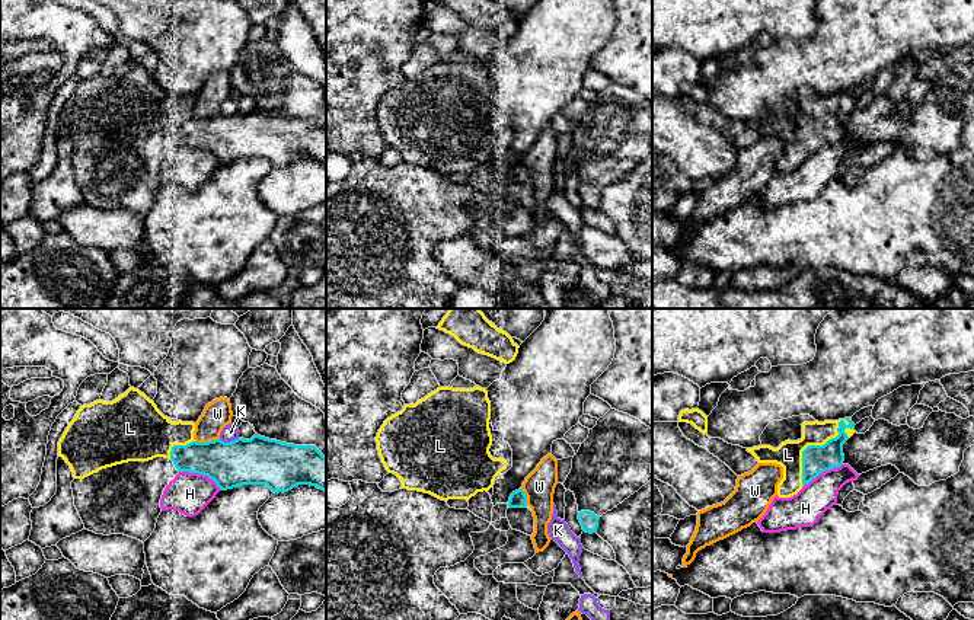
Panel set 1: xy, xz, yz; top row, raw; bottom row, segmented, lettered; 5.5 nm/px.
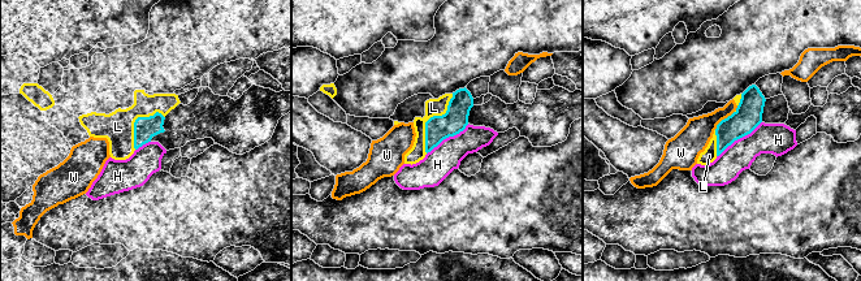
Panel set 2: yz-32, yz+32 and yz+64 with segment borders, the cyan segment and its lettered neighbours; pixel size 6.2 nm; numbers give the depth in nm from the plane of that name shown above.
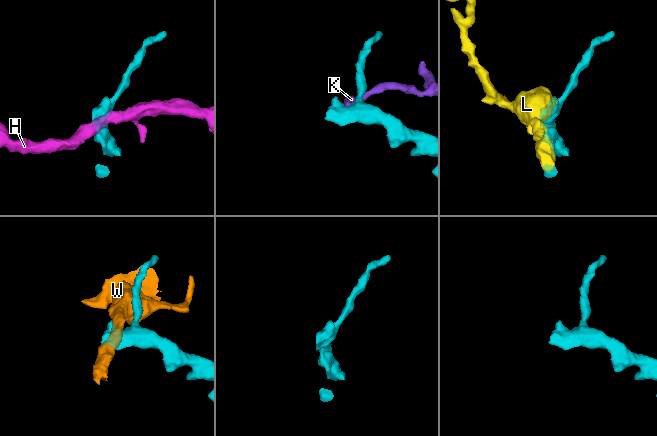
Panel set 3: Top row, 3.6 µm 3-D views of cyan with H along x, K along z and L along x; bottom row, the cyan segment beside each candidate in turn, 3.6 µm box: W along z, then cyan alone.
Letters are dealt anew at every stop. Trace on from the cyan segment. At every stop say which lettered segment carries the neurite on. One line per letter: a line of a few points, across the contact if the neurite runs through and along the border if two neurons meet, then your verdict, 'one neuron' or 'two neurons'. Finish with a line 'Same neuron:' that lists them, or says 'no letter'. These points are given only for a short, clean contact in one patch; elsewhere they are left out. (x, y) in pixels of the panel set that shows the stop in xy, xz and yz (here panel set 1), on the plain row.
H: xy (179, 144), (207, 149), (220, 163) | two neurons
K: xy (238, 111), (230, 115), (219, 112) | two neurons
L: one neuron
W: xy (219, 111), (210, 115), (195, 115) | two neurons
Same neuron: L

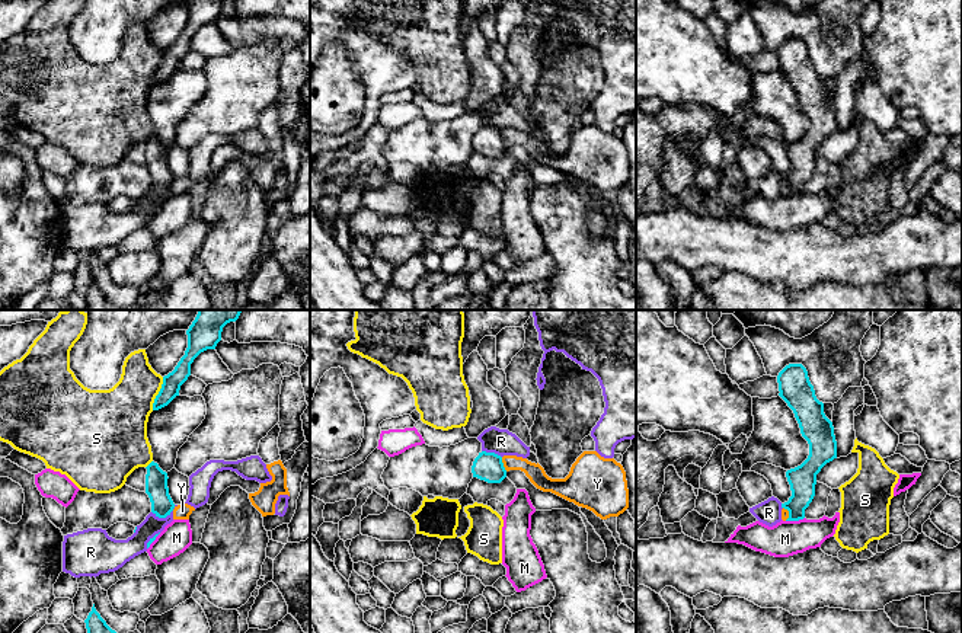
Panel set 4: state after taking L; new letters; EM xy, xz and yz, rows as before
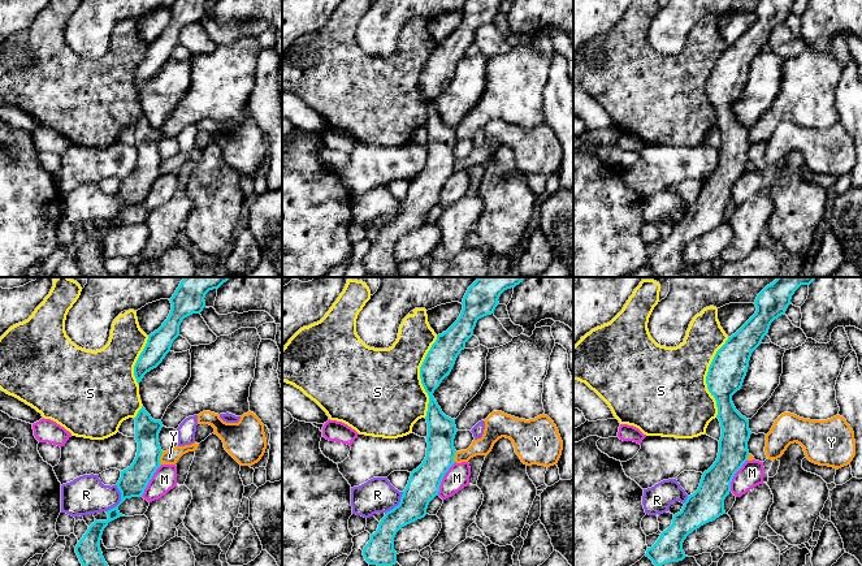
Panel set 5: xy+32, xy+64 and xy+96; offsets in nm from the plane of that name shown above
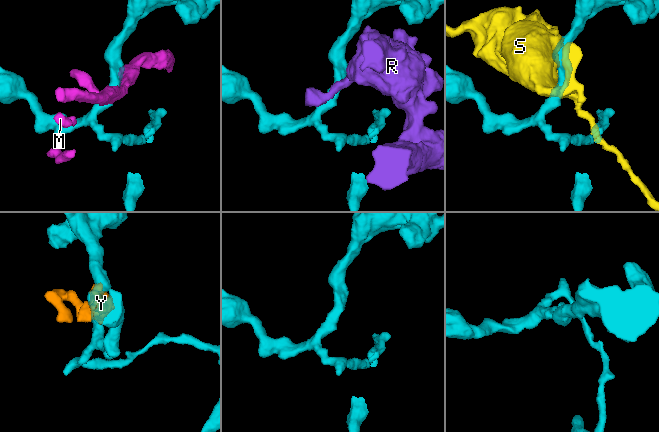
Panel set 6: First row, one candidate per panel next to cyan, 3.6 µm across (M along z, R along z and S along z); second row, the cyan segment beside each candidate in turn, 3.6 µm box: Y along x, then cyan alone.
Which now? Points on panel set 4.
M: yz (804, 191), (786, 195) | two neurons
R: two neurons
S: two neurons
Y: xz (501, 131), (502, 140), (507, 144) | two neurons
Same neuron: no letter

